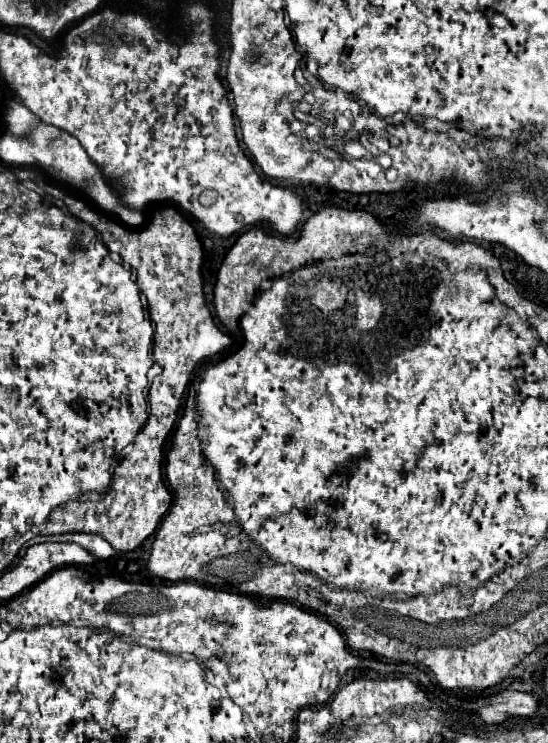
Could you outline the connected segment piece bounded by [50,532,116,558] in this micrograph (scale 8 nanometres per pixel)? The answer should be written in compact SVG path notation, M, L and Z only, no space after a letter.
M72 532L72 534L54 534L50 536L56 542L76 542L84 548L88 548L96 558L110 558L116 554L116 550L98 534L84 534L84 532Z

